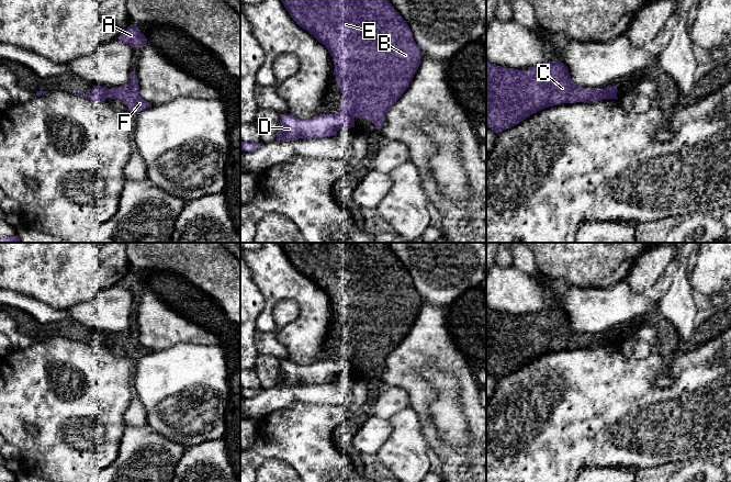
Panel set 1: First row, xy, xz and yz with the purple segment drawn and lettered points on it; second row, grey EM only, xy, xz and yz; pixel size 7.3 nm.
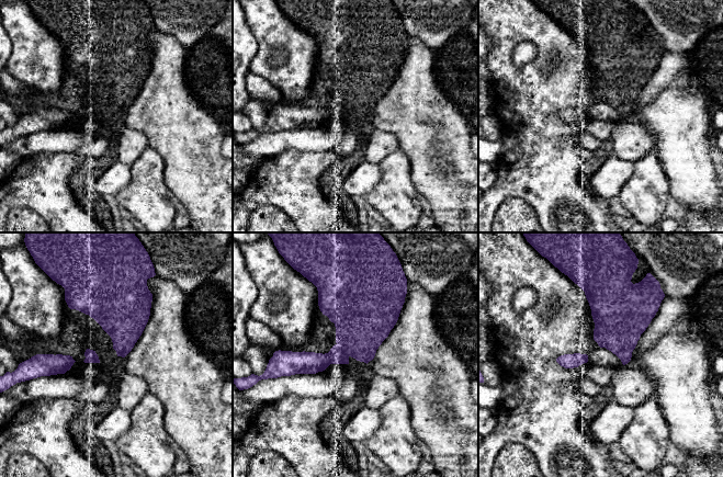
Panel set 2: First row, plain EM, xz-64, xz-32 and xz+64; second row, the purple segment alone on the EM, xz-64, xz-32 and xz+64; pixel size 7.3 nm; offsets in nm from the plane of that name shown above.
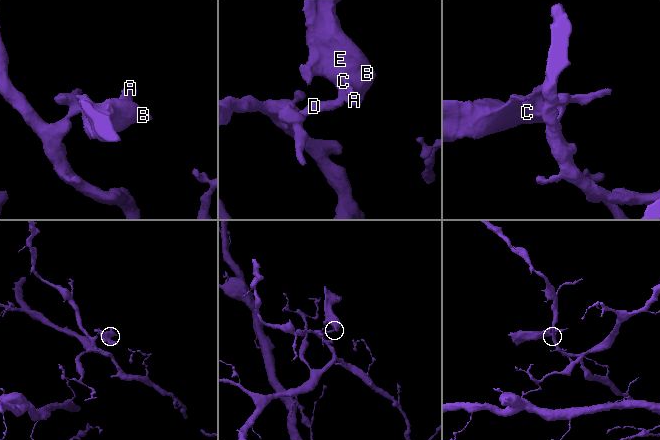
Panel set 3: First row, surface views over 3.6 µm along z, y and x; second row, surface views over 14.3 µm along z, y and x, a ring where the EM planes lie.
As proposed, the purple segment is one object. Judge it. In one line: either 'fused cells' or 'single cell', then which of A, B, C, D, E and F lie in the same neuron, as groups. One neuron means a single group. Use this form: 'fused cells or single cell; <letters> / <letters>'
fused cells; A B C E F / D

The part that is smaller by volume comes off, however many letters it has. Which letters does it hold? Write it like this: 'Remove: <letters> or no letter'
Remove: A, B, C, E, F

